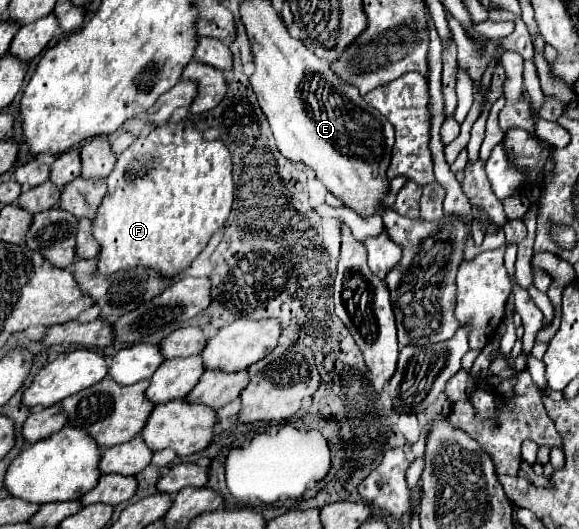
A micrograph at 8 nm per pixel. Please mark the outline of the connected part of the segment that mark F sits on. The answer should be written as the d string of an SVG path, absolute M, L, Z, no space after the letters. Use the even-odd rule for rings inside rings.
M183 119L183 121L169 121L165 125L159 125L155 129L151 129L149 135L141 135L137 137L117 159L117 165L115 165L115 171L109 175L107 179L107 185L109 185L109 191L101 203L101 209L95 217L95 227L93 227L93 237L101 243L101 253L99 253L99 271L101 275L111 275L115 271L121 271L121 269L131 269L131 267L137 267L137 265L145 265L145 267L151 267L151 269L157 269L157 273L161 275L167 275L167 277L175 277L179 275L181 271L185 271L193 259L205 249L205 245L209 243L209 239L213 237L213 233L227 221L229 213L231 213L231 205L233 205L233 199L235 199L235 185L233 185L233 163L231 163L231 153L229 149L225 147L223 141L207 141L203 137L201 131L197 131L195 123L191 119Z

